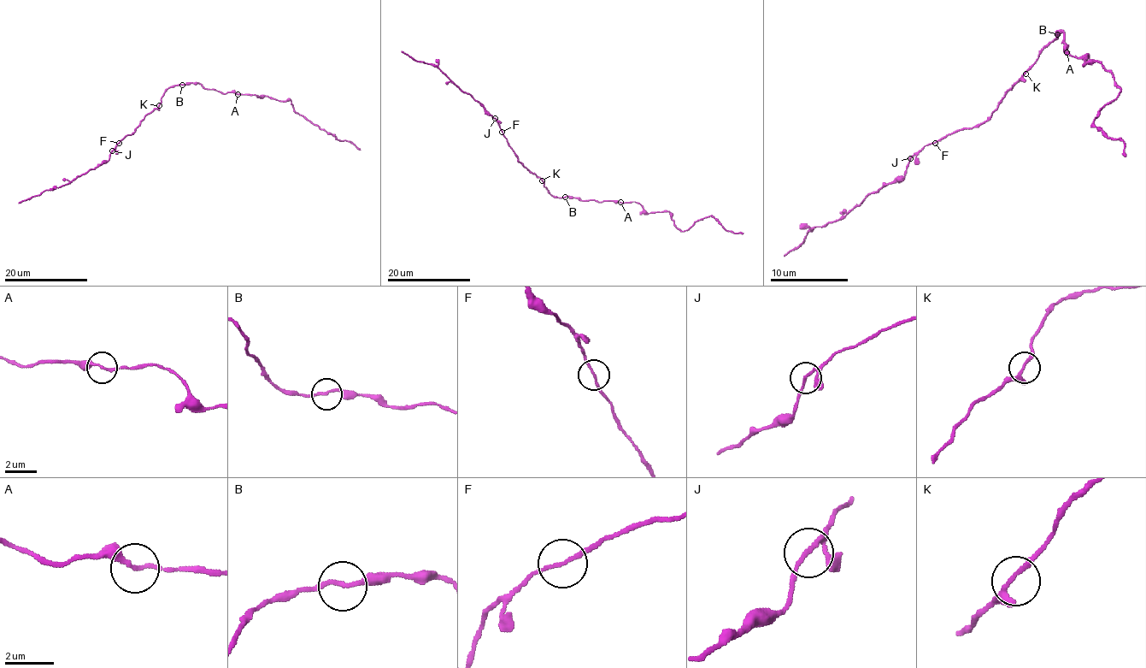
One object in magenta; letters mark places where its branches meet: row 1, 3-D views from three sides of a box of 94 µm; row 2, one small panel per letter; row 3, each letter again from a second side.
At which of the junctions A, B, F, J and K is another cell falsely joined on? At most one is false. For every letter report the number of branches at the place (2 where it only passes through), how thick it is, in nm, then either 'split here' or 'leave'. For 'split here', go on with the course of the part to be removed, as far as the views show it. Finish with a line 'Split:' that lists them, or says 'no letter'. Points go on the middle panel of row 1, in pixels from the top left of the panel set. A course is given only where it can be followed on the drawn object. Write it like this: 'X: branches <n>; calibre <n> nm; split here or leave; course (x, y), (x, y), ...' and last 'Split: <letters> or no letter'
A: branches 2; calibre 170 nm; leave
B: branches 2; calibre 160 nm; leave
F: branches 2; calibre 140 nm; leave
J: branches 3; calibre 140 nm; split here; course (495, 119), (437, 67), (414, 60), (401, 50)
K: branches 3; calibre 150 nm; leave
Split: J

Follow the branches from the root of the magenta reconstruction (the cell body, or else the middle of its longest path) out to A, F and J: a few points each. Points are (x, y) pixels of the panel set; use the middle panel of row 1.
A: (549, 192), (557, 197), (620, 202)
F: (549, 192), (544, 182), (518, 159), (502, 131)
J: (549, 192), (544, 182), (518, 159), (495, 119)

